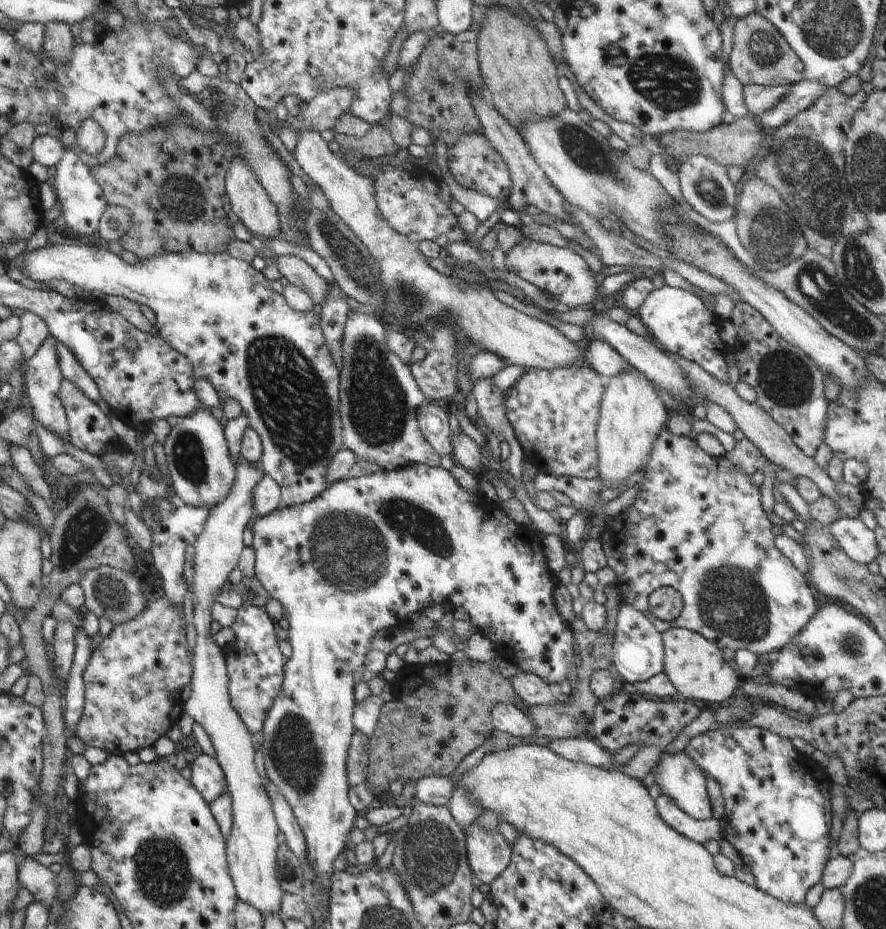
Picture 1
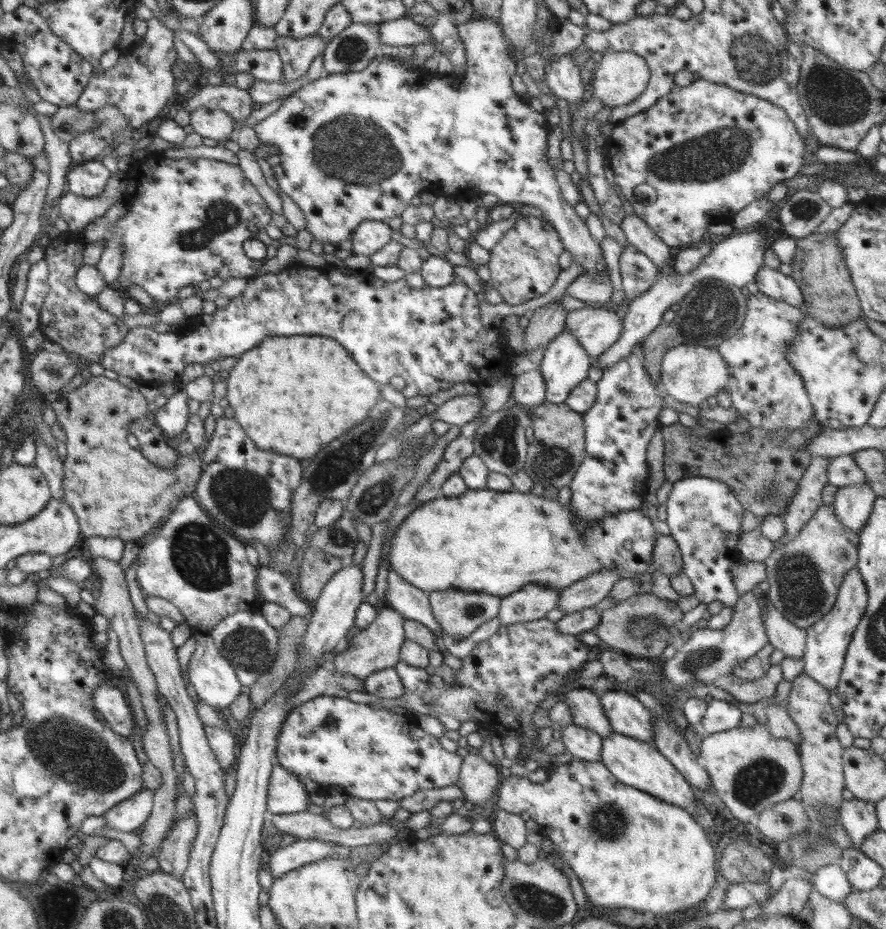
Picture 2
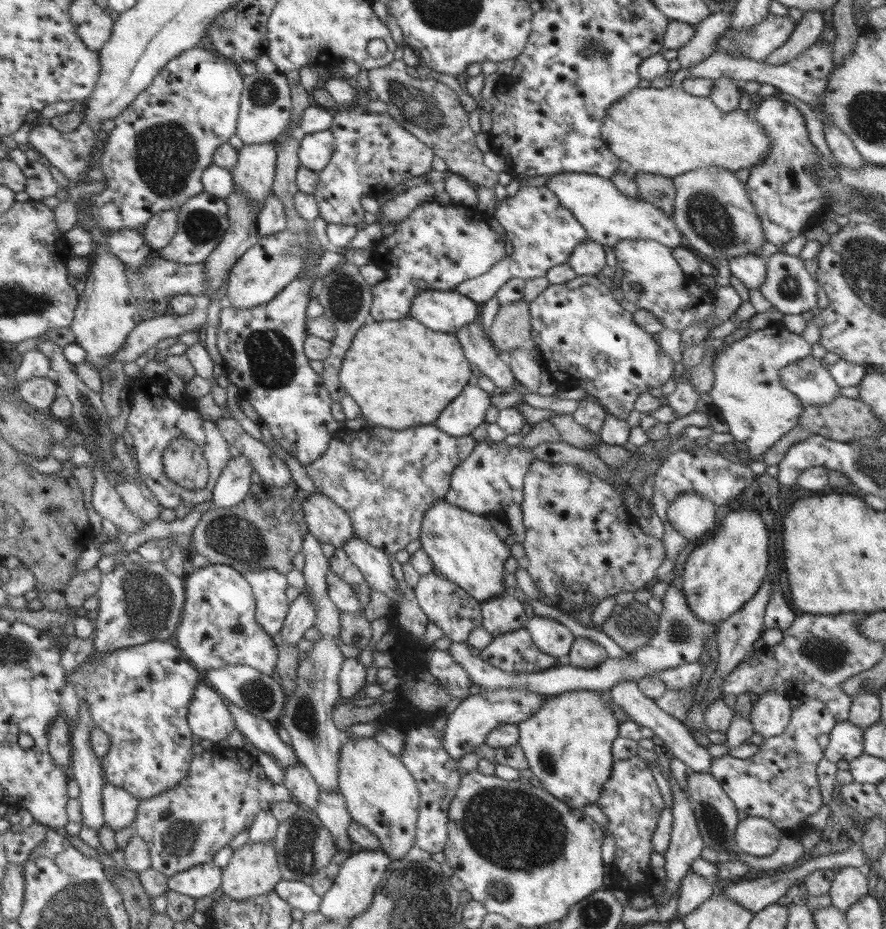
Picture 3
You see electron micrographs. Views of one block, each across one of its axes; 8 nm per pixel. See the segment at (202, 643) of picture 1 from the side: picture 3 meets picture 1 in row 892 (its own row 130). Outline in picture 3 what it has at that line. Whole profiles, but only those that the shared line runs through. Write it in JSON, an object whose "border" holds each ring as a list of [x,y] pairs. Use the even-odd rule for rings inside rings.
{"border":[[[260,71],[243,77],[235,135],[244,145],[273,143],[286,130],[292,115],[290,91],[285,75],[277,71],[269,74]]]}

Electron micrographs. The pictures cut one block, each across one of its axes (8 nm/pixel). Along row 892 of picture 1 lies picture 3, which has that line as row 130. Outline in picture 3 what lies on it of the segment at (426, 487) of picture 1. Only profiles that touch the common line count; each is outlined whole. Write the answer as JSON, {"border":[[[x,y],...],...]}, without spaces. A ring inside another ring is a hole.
{"border":[[[330,130],[305,135],[299,142],[299,164],[318,173],[328,165],[335,148]]]}

